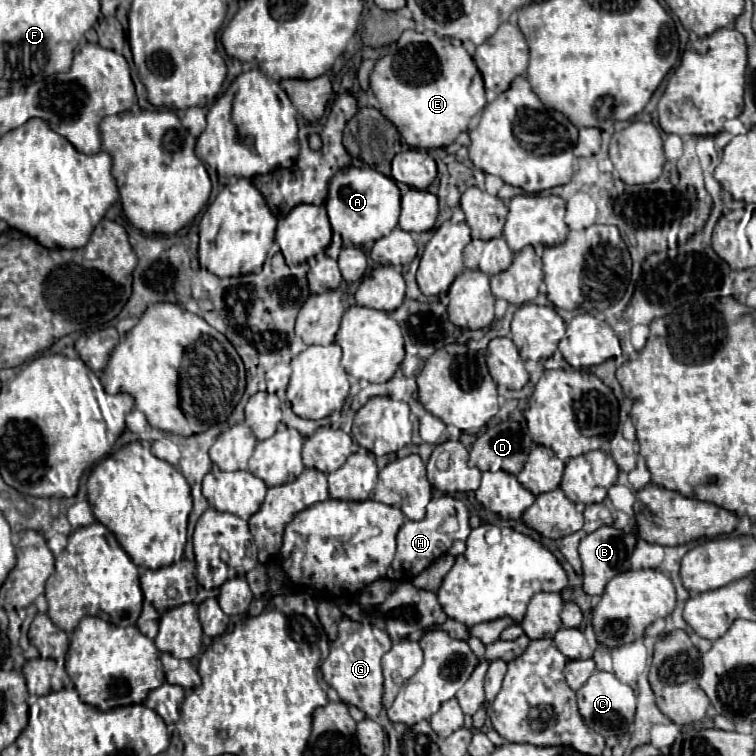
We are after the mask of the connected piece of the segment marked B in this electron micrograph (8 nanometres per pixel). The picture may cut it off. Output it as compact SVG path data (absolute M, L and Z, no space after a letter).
M599 527L591 535L587 535L579 545L579 555L583 561L583 589L587 595L601 595L607 581L615 575L631 569L631 553L635 549L637 537L631 533L625 533L615 527Z

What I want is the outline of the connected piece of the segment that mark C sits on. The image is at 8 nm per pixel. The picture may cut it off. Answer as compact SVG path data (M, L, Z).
M595 671L585 681L585 685L577 691L577 705L579 705L581 715L585 717L585 723L589 727L593 727L593 731L597 731L603 737L611 737L611 735L621 735L633 723L637 697L635 697L633 689L627 683L619 681L613 673Z

